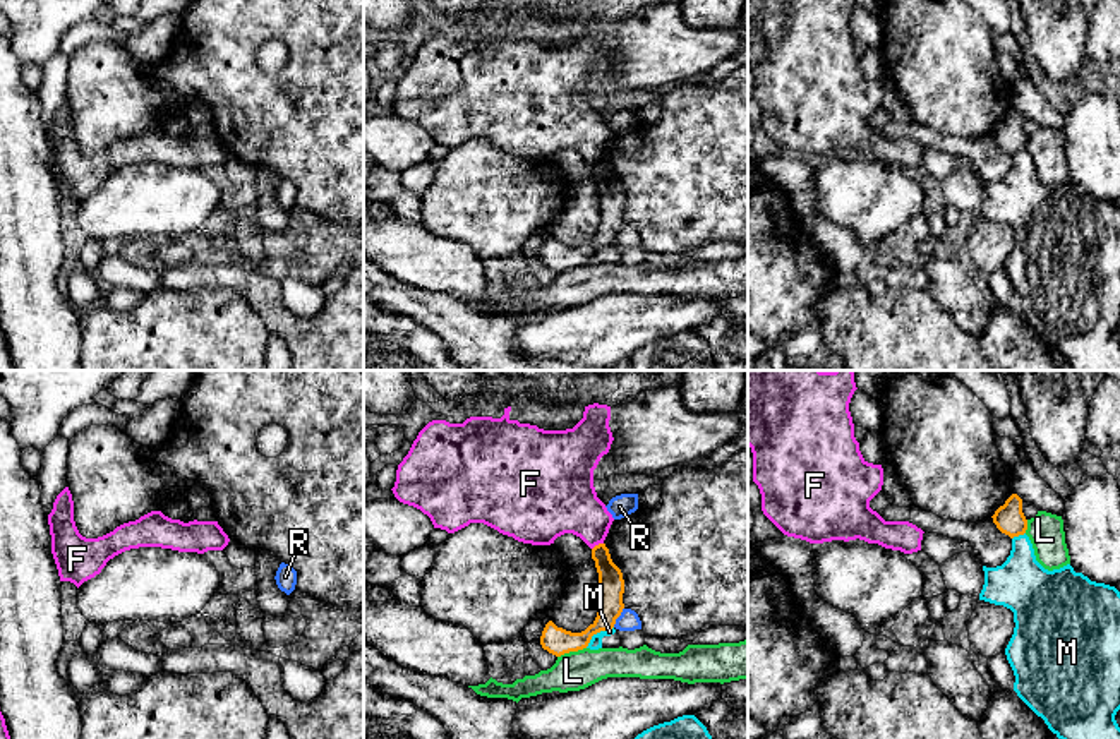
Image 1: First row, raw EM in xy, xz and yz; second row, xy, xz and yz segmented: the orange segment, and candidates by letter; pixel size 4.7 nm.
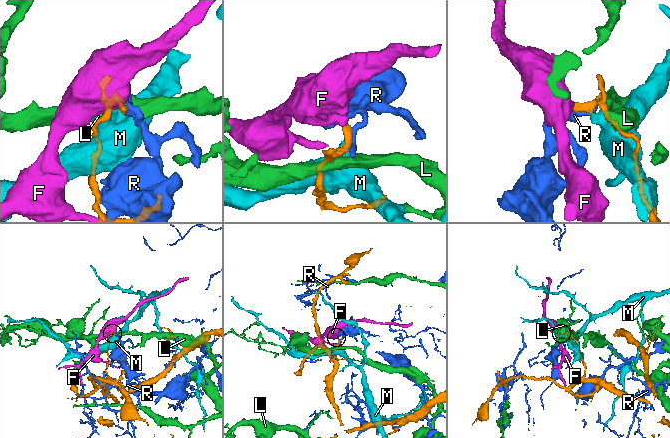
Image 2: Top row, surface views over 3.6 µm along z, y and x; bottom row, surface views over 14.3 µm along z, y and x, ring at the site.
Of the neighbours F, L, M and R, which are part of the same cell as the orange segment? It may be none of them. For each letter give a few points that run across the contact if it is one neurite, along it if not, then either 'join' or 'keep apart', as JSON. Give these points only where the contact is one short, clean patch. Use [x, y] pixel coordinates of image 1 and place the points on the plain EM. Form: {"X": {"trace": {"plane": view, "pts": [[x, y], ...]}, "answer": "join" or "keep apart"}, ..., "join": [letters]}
{"F": {"trace": {"plane": "xz", "pts": [[602, 158], [592, 165]]}, "answer": "keep apart"}, "L": {"answer": "keep apart"}, "M": {"answer": "keep apart"}, "R": {"answer": "keep apart"}, "join": []}

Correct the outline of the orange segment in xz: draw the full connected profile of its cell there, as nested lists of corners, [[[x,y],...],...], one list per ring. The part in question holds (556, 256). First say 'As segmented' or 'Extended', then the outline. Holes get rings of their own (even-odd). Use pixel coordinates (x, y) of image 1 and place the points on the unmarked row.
As segmented. [[[605,159],[592,165],[592,175],[599,189],[600,223],[595,237],[581,249],[571,249],[549,237],[542,247],[540,261],[549,269],[561,273],[588,262],[593,250],[612,245],[621,231],[624,219],[624,195],[621,185],[612,178]]]

